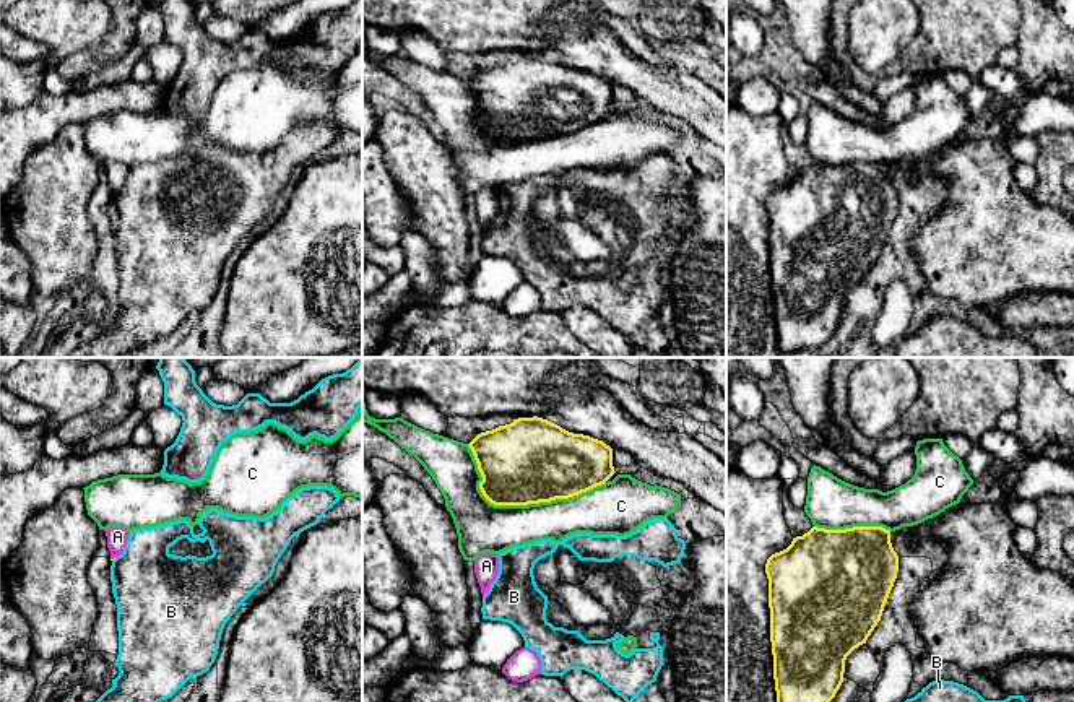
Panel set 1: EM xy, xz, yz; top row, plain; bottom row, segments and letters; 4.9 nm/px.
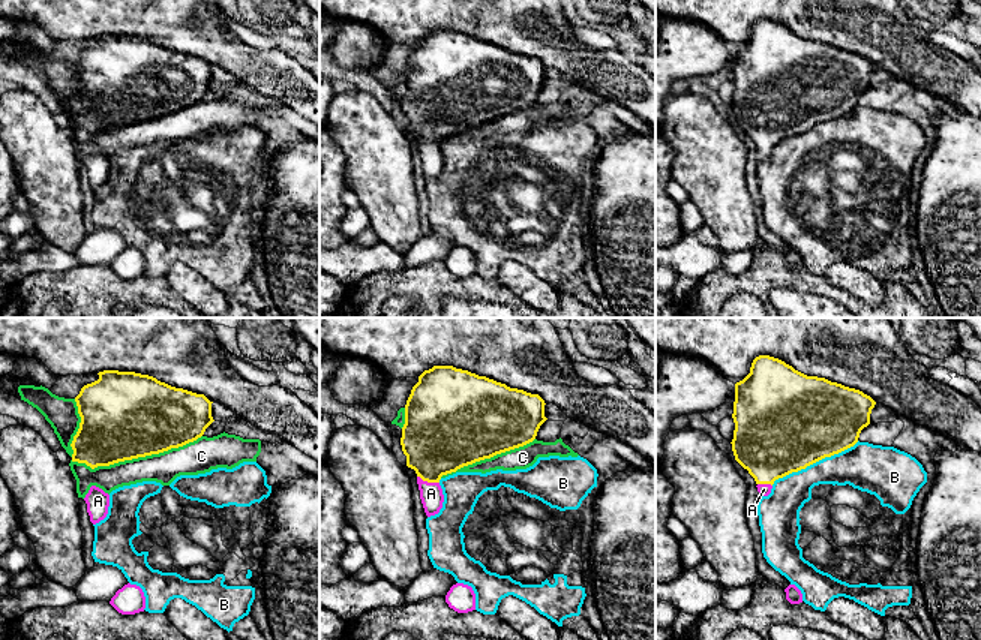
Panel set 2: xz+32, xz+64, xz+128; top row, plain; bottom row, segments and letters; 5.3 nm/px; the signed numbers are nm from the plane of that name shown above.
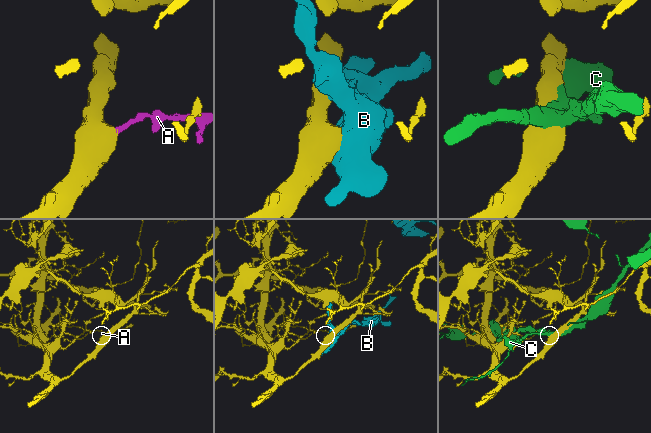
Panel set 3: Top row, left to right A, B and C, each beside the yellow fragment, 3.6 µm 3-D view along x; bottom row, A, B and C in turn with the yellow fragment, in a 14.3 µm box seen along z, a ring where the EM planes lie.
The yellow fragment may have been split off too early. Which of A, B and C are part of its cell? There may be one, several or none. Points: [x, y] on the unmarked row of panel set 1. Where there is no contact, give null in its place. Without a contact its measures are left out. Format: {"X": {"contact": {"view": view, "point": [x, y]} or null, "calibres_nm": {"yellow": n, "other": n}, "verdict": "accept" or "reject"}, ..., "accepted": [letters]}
{"A": {"contact": {"view": "xy", "point": [114, 194]}, "calibres_nm": {"yellow": 20, "other": 100}, "verdict": "accept"}, "B": {"contact": null, "verdict": "reject"}, "C": {"contact": {"view": "xz", "point": [519, 140]}, "calibres_nm": {"yellow": 420, "other": 260}, "verdict": "reject"}, "accepted": ["A"]}

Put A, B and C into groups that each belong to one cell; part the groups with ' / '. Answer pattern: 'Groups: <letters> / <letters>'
Groups: A / B / C

